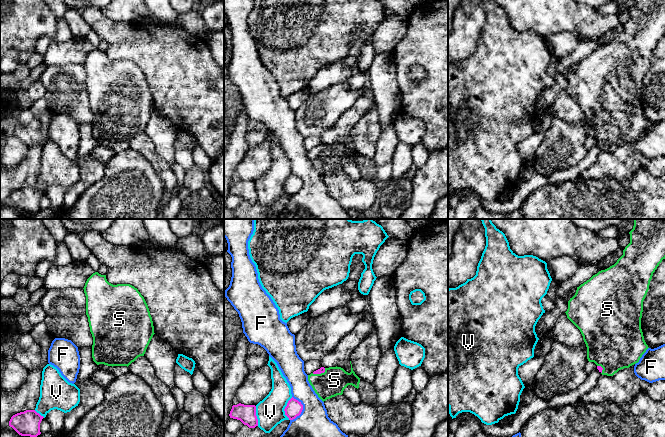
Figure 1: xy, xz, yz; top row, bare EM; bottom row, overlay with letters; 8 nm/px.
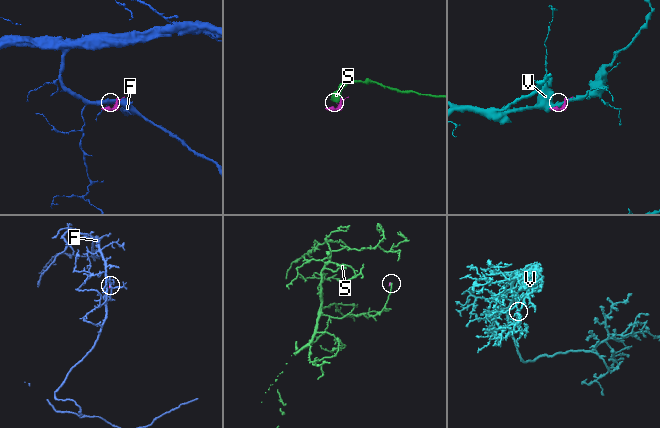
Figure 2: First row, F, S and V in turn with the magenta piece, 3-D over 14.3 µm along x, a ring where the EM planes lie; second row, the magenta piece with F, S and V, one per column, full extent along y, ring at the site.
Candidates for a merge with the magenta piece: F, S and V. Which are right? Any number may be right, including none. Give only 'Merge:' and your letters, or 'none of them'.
Merge: S

